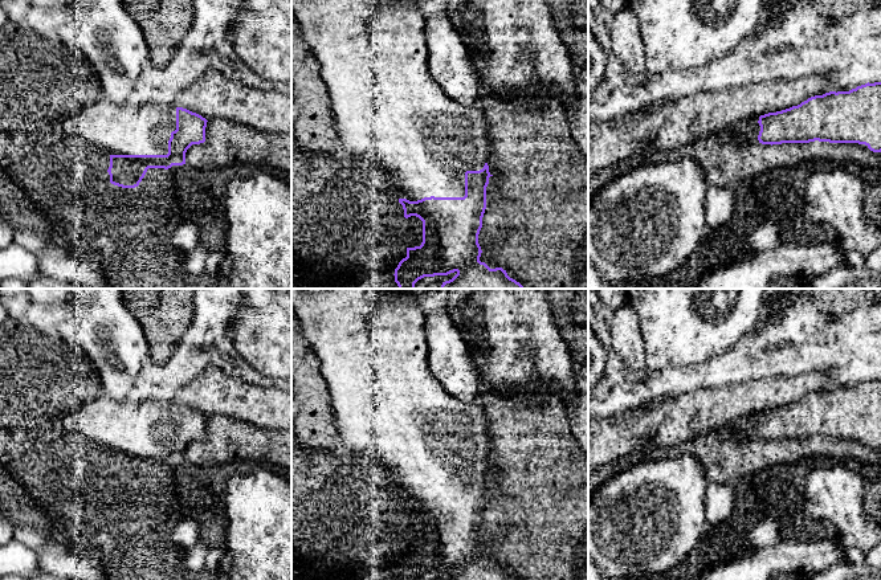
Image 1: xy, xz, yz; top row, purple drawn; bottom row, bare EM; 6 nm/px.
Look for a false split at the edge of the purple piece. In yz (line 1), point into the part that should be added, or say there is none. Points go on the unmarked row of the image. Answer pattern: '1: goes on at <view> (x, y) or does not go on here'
1: goes on at yz (747, 428)

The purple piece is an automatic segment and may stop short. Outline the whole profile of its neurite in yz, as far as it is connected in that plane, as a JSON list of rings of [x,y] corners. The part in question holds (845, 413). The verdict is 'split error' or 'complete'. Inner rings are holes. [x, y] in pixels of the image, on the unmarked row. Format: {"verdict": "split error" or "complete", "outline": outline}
{"verdict": "split error", "outline": [[[881,379],[865,380],[849,388],[829,388],[815,392],[790,405],[754,413],[723,426],[742,441],[782,440],[858,440],[873,449],[881,449]]]}

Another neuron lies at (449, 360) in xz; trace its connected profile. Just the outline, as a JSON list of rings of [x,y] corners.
[[[446,311],[427,318],[428,367],[441,389],[465,404],[480,401],[481,376]]]

